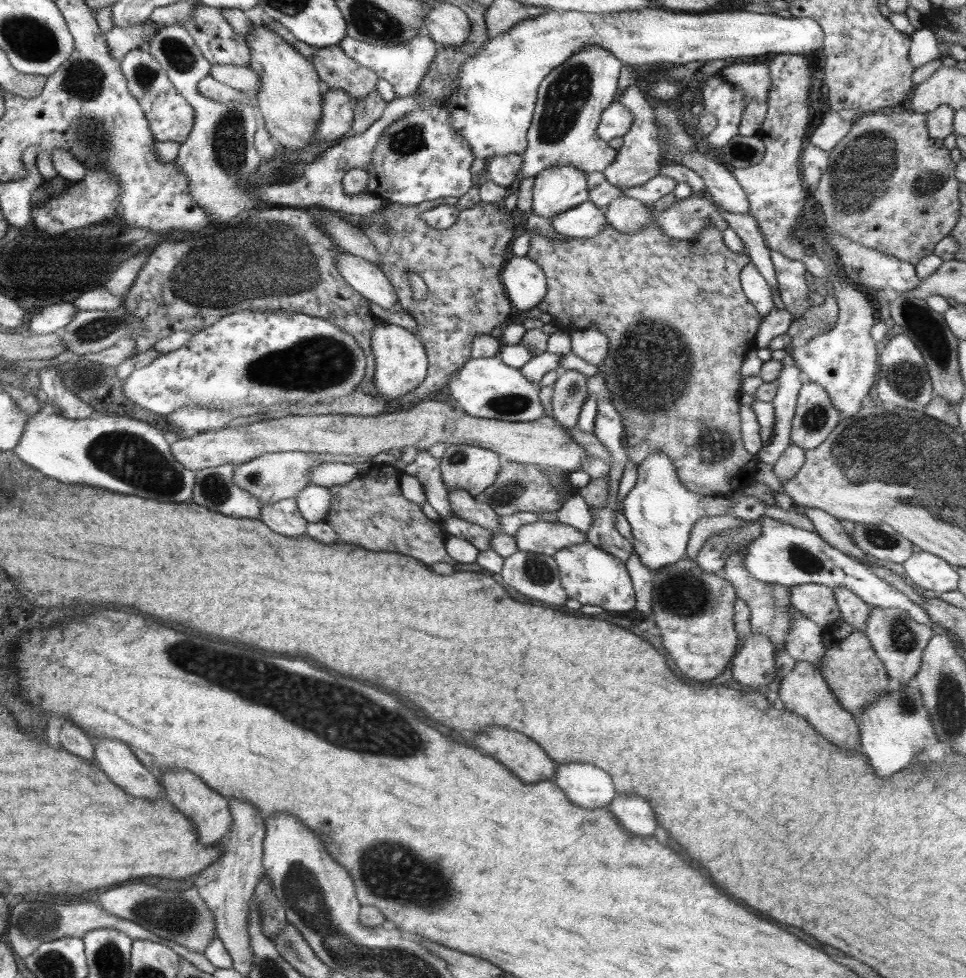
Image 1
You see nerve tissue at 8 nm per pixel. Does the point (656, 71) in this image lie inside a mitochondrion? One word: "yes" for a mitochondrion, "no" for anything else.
no

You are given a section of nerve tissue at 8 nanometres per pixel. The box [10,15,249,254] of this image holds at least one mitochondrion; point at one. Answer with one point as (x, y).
(83, 80)

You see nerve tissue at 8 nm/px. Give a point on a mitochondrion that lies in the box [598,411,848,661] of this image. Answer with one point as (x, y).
(684, 595)

